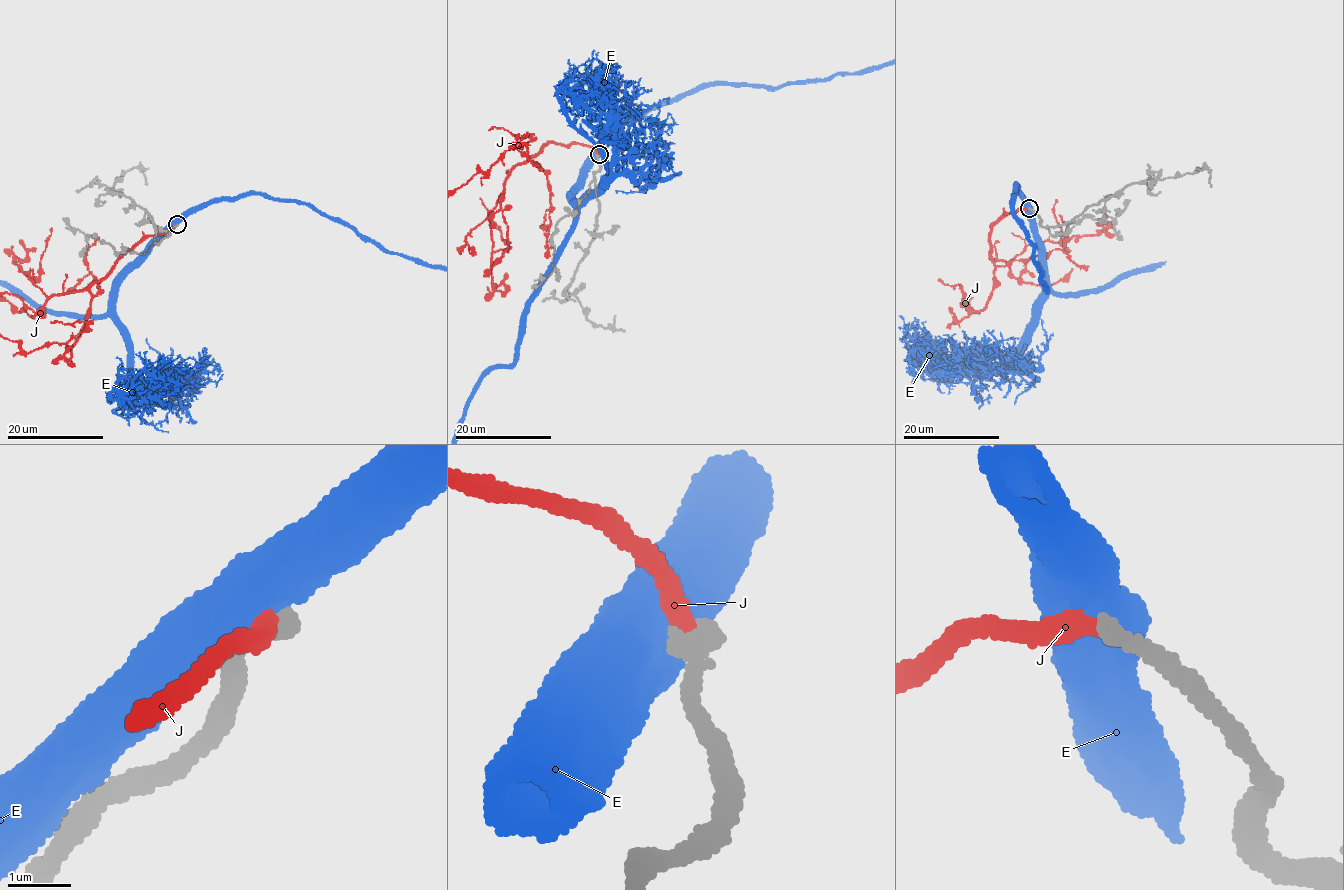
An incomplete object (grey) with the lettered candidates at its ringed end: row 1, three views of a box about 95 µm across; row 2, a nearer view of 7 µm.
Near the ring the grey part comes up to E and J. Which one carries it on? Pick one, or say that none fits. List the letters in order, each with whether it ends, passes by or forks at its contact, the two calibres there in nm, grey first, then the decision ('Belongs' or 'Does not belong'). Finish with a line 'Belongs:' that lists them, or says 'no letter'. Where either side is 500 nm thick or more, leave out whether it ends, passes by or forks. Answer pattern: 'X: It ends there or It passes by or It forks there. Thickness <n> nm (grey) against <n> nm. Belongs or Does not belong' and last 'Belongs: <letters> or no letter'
E: Thickness 360 nm (grey) against 850 nm. Does not belong
J: It ends there. Thickness 320 nm (grey) against 300 nm. Does not belong
Belongs: no letter

